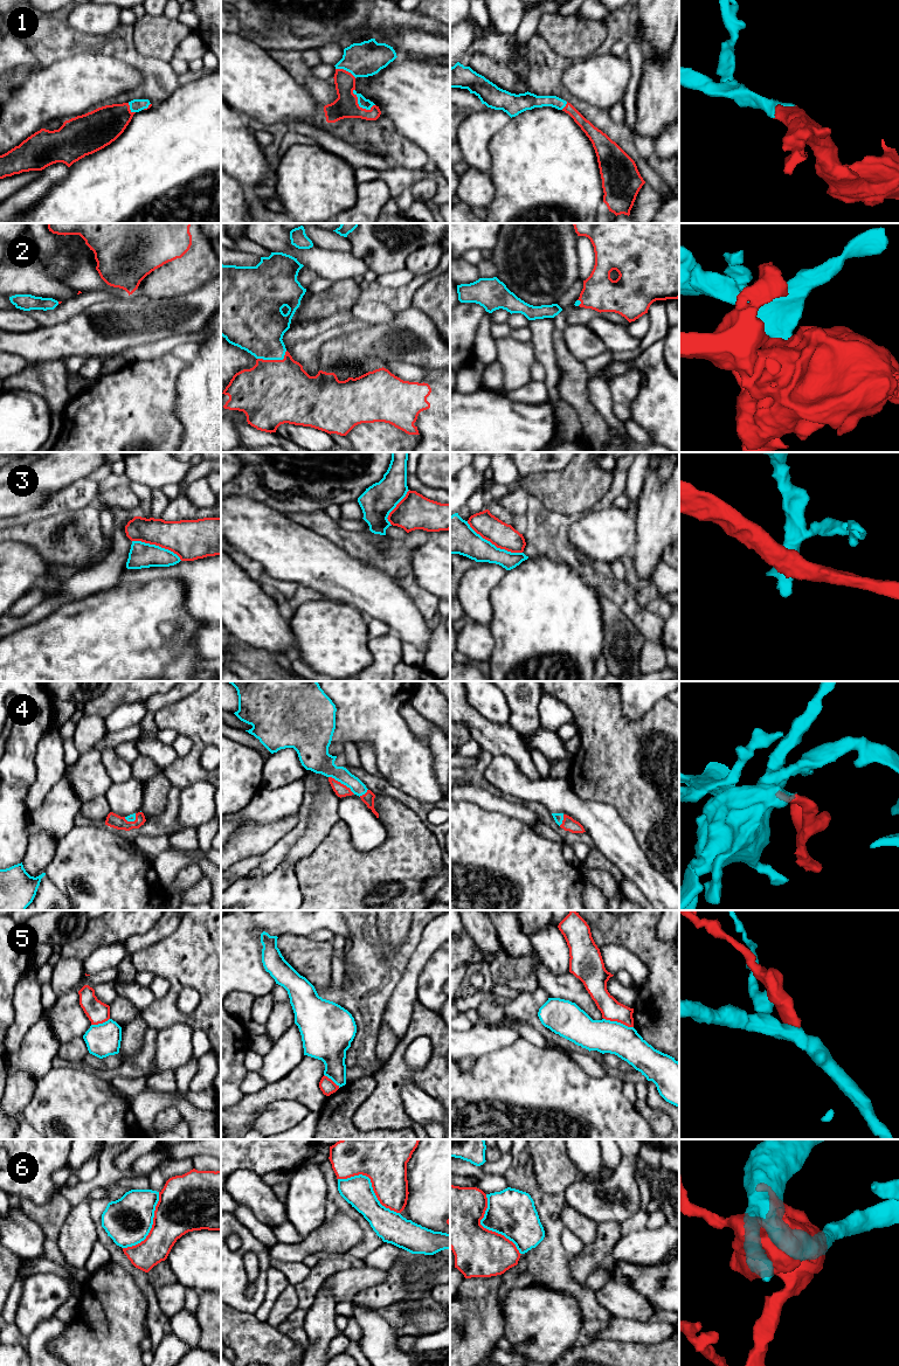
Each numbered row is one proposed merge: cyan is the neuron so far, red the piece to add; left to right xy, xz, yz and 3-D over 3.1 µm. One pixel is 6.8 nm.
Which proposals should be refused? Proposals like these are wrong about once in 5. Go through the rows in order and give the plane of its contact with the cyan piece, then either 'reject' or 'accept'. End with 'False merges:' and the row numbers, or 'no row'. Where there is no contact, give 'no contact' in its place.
1: contact in xz; accept
2: contact in xz; accept
3: contact in yz; accept
4: contact in xz; accept
5: contact in yz; reject
6: contact in xz; accept
False merges: 5

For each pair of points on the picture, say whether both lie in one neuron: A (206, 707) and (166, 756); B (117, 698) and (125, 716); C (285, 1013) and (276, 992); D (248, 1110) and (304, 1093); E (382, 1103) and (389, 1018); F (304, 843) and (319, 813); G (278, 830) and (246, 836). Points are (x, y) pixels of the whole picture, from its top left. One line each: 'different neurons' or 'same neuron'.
A: different neurons
B: different neurons
C: different neurons
D: same neuron
E: different neurons
F: same neuron
G: same neuron

